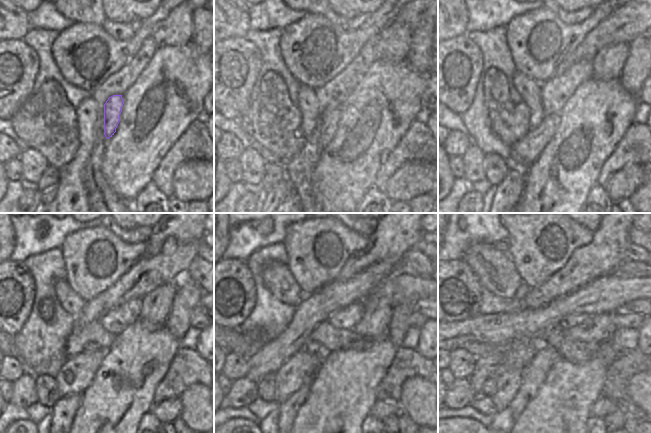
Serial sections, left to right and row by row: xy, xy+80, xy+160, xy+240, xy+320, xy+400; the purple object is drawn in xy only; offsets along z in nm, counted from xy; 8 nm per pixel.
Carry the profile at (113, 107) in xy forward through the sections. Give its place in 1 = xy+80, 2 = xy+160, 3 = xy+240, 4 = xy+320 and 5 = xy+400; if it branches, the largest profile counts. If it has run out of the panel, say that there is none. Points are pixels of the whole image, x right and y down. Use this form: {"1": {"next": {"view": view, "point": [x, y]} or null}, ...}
{"1": {"next": {"view": "xy+80", "point": [330, 126]}}, "2": {"next": {"view": "xy+160", "point": [523, 153]}}, "3": {"next": {"view": "xy+240", "point": [77, 373]}}, "4": {"next": {"view": "xy+320", "point": [301, 368]}}, "5": {"next": {"view": "xy+400", "point": [510, 379]}}}

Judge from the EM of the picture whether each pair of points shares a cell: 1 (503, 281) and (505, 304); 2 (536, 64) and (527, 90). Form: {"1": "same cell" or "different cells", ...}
{"1": "different cells", "2": "different cells"}

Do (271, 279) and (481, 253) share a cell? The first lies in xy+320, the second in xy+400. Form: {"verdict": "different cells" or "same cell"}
{"verdict": "same cell"}

